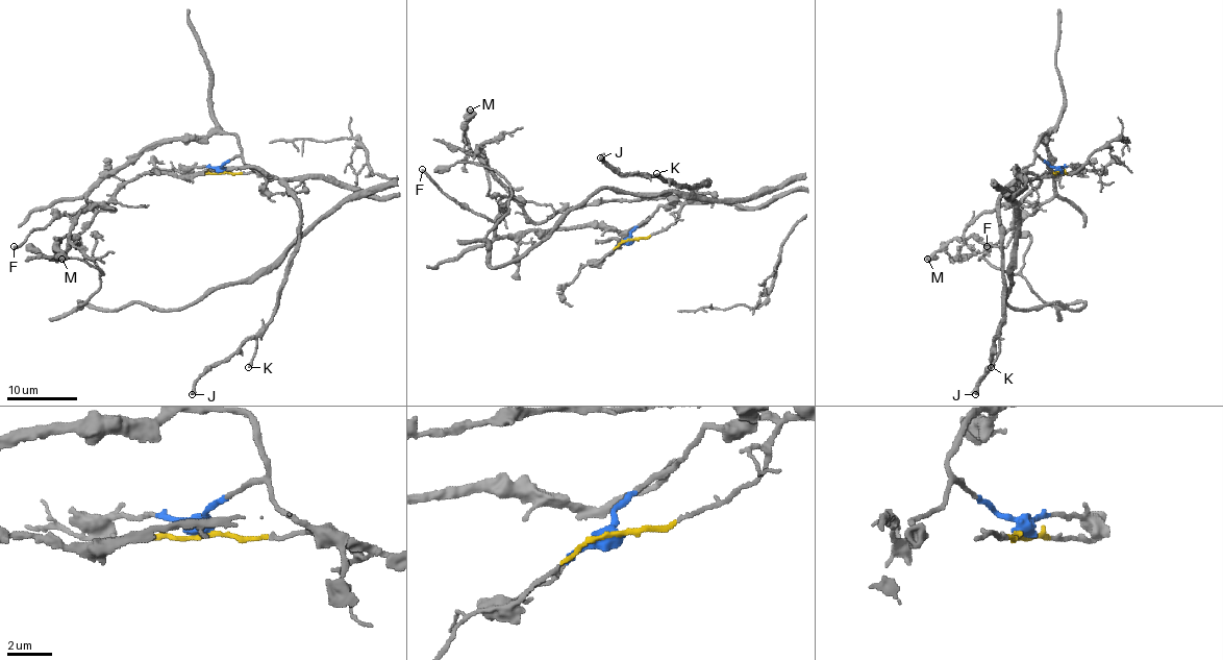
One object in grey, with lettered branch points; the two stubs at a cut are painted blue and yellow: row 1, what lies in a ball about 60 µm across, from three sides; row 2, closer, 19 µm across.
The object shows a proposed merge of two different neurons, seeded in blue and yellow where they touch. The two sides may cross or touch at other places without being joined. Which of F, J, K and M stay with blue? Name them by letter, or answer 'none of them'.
F, M

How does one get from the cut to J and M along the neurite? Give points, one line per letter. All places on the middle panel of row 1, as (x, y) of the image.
J: (629, 239), (647, 239), (670, 226), (677, 211), (708, 181), (675, 187), (659, 177), (618, 174), (600, 159)
M: (629, 239), (649, 216), (626, 230), (498, 238), (503, 197), (488, 193), (485, 164), (470, 148), (470, 108)

